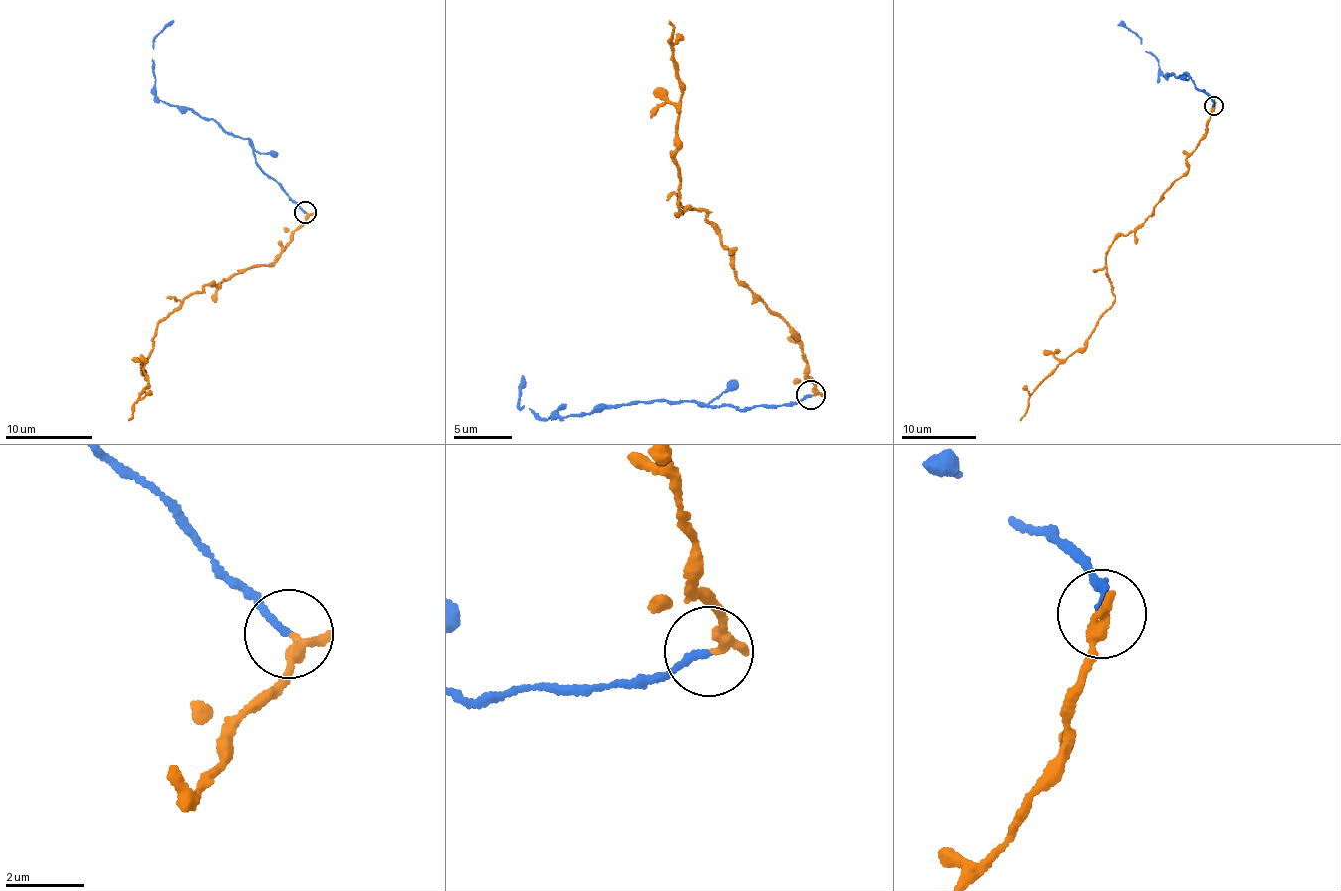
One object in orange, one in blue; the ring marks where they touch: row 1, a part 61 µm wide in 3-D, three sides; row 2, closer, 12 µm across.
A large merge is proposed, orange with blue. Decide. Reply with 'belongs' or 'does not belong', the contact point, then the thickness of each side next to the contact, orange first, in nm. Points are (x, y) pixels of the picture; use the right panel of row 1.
does not belong | (1213, 106) | 220/180 nm

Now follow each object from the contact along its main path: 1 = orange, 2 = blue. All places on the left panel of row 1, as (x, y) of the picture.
1: (305, 211), (306, 223), (271, 263), (247, 267), (188, 297), (155, 332), (143, 363), (148, 385), (128, 421)
2: (305, 211), (263, 172), (246, 138), (225, 134), (208, 118), (156, 98), (154, 43), (161, 31), (172, 22)

